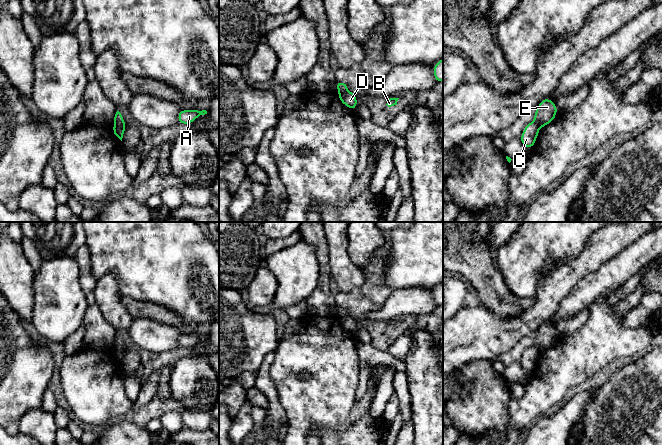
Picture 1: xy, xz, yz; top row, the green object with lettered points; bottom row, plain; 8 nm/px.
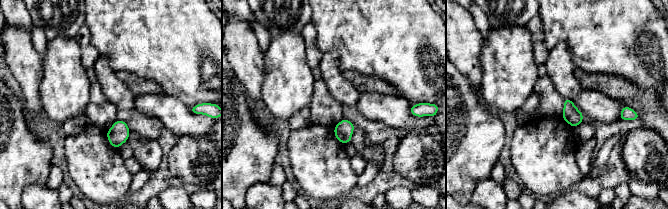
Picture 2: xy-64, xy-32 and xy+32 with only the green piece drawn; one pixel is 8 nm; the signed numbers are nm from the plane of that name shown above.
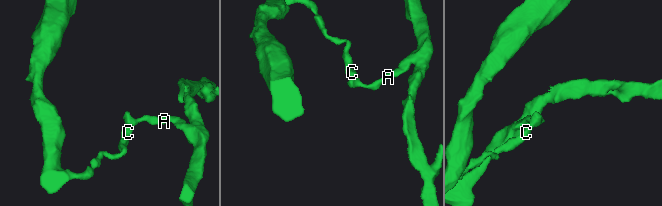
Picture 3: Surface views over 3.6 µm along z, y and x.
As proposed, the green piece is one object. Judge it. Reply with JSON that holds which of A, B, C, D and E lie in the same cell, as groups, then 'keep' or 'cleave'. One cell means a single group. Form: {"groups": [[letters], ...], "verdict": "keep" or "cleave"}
{"groups": [["A", "B", "D", "E"], ["C"]], "verdict": "cleave"}

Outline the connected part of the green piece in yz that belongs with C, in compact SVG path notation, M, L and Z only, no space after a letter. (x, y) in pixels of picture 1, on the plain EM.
M534 346L528 347L524 351L524 356L520 360L520 364L524 371L532 372L536 366L536 362L539 359L539 351Z

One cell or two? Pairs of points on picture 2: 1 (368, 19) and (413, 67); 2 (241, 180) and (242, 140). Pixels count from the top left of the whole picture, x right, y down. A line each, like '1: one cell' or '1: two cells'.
1: one cell
2: one cell

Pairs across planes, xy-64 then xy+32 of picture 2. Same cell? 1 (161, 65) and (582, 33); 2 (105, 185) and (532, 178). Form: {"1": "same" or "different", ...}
{"1": "same", "2": "same"}

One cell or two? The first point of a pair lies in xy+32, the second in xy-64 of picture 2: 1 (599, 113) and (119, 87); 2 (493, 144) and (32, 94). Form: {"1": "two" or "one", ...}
{"1": "two", "2": "two"}

